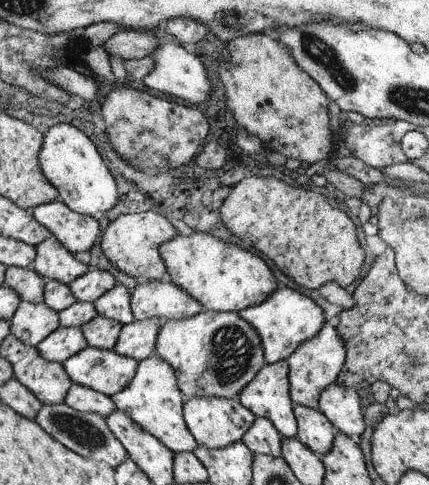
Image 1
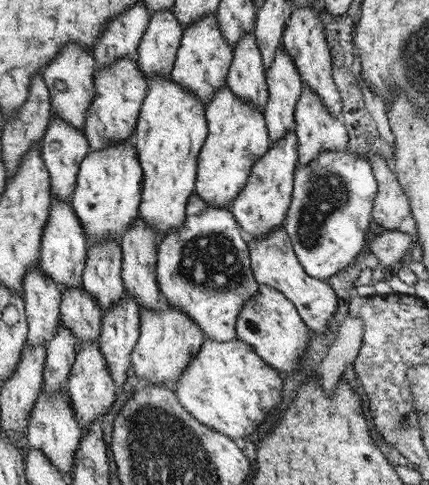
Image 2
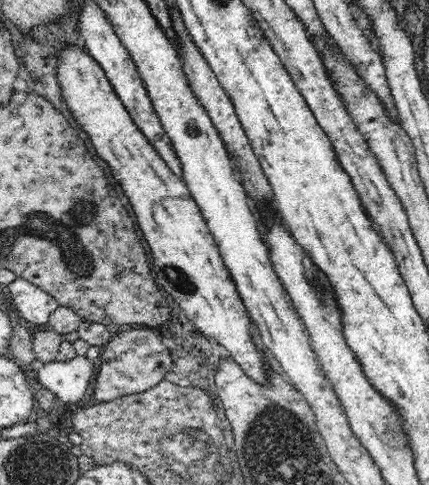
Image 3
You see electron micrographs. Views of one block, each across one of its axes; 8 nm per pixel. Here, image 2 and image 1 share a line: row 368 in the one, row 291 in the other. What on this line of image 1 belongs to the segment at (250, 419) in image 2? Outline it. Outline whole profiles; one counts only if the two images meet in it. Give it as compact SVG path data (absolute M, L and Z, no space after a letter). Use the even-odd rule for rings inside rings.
M193 230L191 236L177 234L171 242L159 246L159 258L165 266L167 280L203 304L203 310L237 314L239 310L247 310L247 306L259 306L263 298L275 294L275 278L261 258L237 244L223 244L205 232Z

